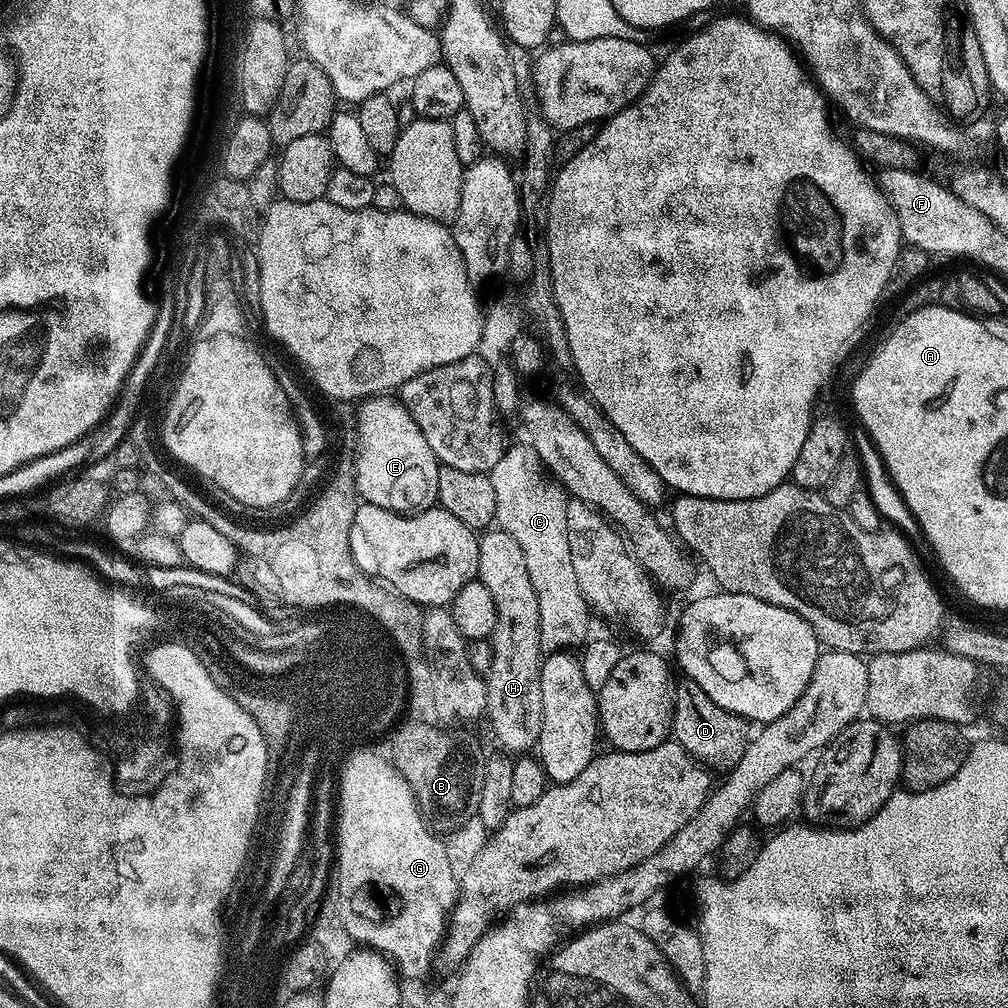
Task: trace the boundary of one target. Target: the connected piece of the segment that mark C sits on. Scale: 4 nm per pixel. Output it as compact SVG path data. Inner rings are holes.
M509 443L502 458L491 470L494 482L494 502L496 503L496 519L499 531L510 534L518 546L522 546L522 558L526 558L526 574L530 574L530 582L534 585L534 594L538 594L538 614L540 615L540 647L545 653L572 650L583 645L589 639L588 616L590 609L582 594L582 586L578 586L578 574L574 574L574 562L570 562L570 542L566 530L566 510L569 497L559 483L546 471L531 443Z

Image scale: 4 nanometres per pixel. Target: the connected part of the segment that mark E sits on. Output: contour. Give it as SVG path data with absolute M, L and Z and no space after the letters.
M381 394L367 397L357 408L360 408L356 412L356 440L360 449L354 463L357 497L365 504L382 506L382 510L401 514L425 512L433 507L438 501L438 474L442 465L406 406L395 395Z

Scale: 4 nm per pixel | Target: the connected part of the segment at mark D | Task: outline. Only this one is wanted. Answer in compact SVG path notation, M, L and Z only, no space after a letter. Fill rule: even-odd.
M687 678L681 681L681 684L679 681L674 688L671 735L693 760L709 770L717 768L720 774L727 773L746 750L750 739L749 725L744 717L736 716L730 710L722 710L722 706L718 706L718 702L714 702L714 698L710 698L710 694L702 690L702 686Z

